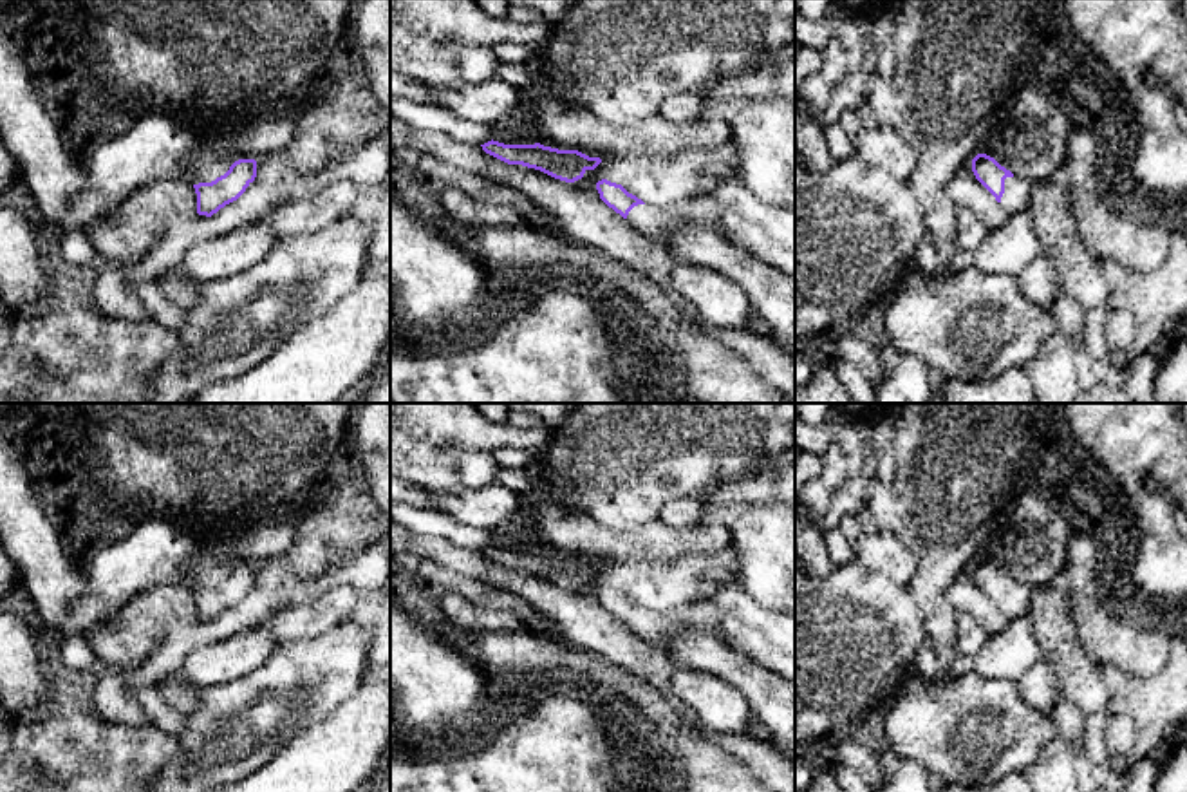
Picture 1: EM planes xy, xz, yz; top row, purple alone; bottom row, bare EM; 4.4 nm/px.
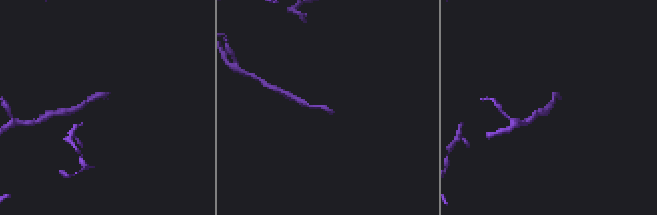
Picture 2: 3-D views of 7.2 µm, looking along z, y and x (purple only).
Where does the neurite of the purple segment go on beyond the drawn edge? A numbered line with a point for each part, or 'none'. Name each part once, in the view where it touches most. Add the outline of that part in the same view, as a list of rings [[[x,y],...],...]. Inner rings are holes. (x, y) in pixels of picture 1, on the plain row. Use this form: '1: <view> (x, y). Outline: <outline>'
1: yz (1016, 603). Outline: [[[1006,582],[1001,611],[1012,620],[1028,615],[1033,588],[1023,582]]]

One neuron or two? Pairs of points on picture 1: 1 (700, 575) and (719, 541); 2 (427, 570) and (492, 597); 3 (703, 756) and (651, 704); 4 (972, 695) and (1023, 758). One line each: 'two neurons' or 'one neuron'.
1: two neurons
2: one neuron
3: one neuron
4: one neuron

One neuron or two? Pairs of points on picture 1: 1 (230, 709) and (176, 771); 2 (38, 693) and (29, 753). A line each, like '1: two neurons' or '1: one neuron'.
1: one neuron
2: two neurons

